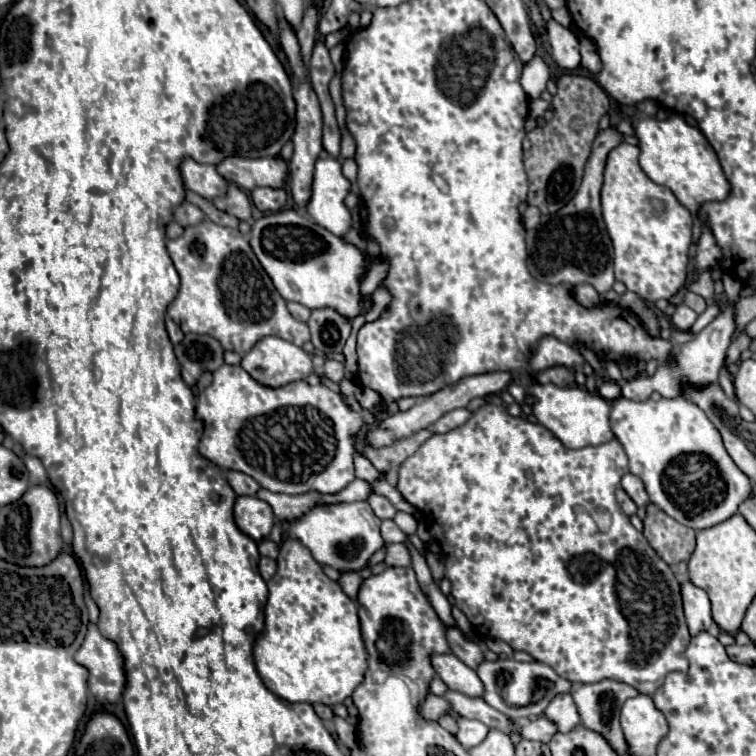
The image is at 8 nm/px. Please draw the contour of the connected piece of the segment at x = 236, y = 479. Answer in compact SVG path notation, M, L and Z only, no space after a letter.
M228 471L226 477L228 477L228 483L232 485L232 489L236 491L236 495L256 495L256 491L260 489L260 485L252 477L248 477L240 471Z

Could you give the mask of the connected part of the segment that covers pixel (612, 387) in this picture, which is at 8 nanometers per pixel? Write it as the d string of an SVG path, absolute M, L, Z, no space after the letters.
M607 380L598 388L598 394L607 401L613 401L621 396L621 387L618 383Z

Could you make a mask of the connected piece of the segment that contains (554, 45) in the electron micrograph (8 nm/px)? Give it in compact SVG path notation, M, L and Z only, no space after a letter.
M552 19L546 23L546 29L548 29L546 39L550 45L550 53L556 59L556 63L562 69L570 69L570 71L578 69L580 67L580 43L576 35Z

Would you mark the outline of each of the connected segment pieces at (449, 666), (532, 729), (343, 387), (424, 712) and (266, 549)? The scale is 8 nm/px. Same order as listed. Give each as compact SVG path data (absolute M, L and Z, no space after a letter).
M444 653L444 655L432 655L430 659L432 659L432 667L434 667L436 675L446 683L448 689L466 693L470 697L482 695L484 687L482 687L482 681L478 679L476 671L470 669L468 665L464 665L456 655Z
M544 715L534 719L534 721L528 721L522 725L520 729L520 735L522 739L532 739L532 741L542 741L542 743L550 743L550 739L554 737L556 733L556 725L552 721L548 721Z
M344 379L344 381L340 383L340 395L344 397L344 401L346 401L354 411L360 411L360 405L358 405L358 401L356 401L356 397L354 397L354 383L352 383L352 381Z
M428 695L424 701L422 701L422 705L420 705L420 715L424 717L424 719L428 719L428 721L436 721L440 715L444 715L444 713L450 713L450 707L448 707L448 703L442 699L442 697L438 697L438 695Z
M270 539L260 541L260 543L258 543L258 551L260 551L260 555L270 557L270 559L276 559L276 557L278 557L278 553L280 553L278 545L276 545L274 541L270 541Z

